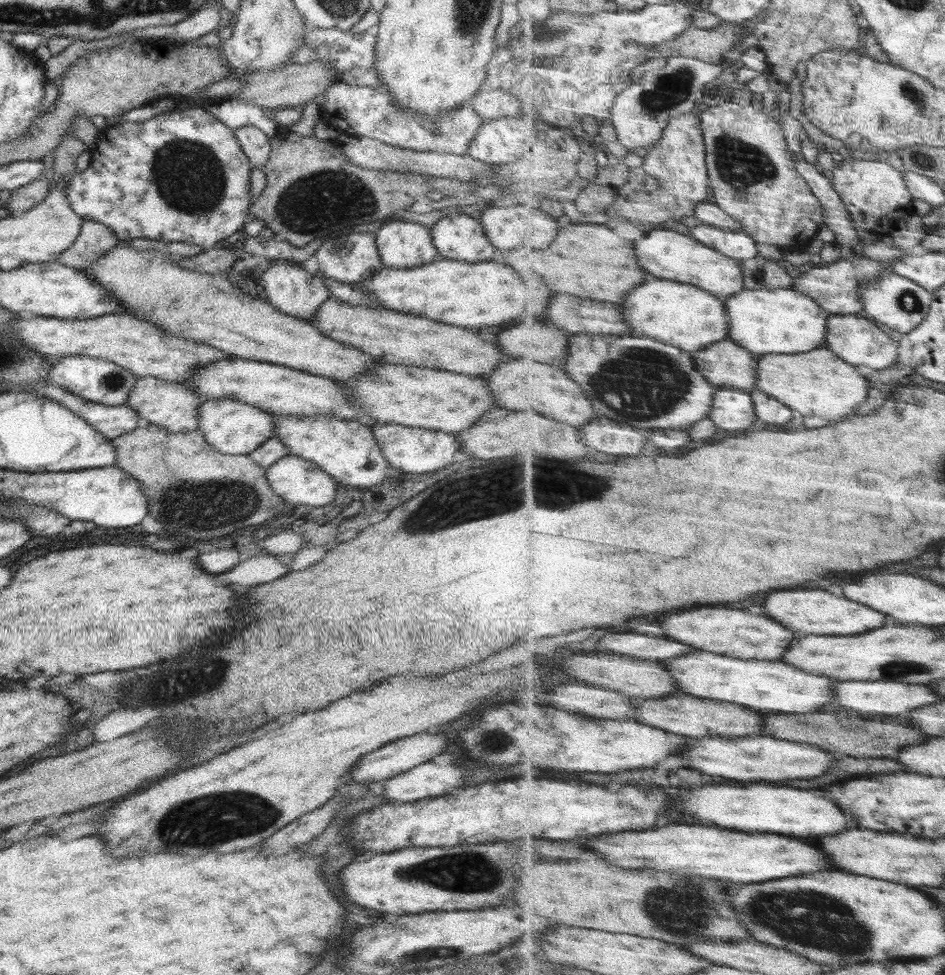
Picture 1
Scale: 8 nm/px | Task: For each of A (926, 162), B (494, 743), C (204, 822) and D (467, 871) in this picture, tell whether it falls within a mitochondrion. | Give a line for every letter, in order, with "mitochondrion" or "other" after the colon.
A: mitochondrion
B: mitochondrion
C: mitochondrion
D: mitochondrion

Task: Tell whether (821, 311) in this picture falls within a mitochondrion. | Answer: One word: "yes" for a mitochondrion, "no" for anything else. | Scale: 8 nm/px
no

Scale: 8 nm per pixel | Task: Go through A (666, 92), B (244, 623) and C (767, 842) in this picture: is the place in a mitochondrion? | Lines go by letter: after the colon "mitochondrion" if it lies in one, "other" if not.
A: mitochondrion
B: other
C: other

